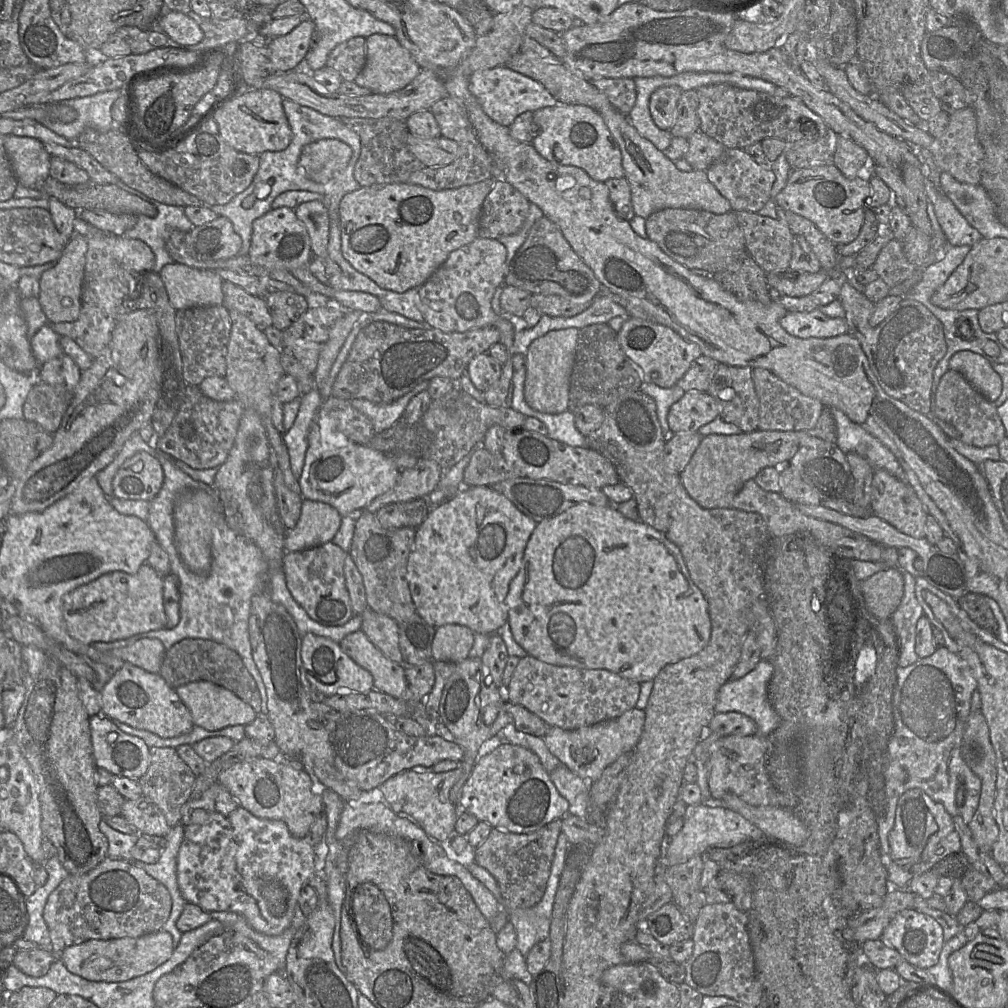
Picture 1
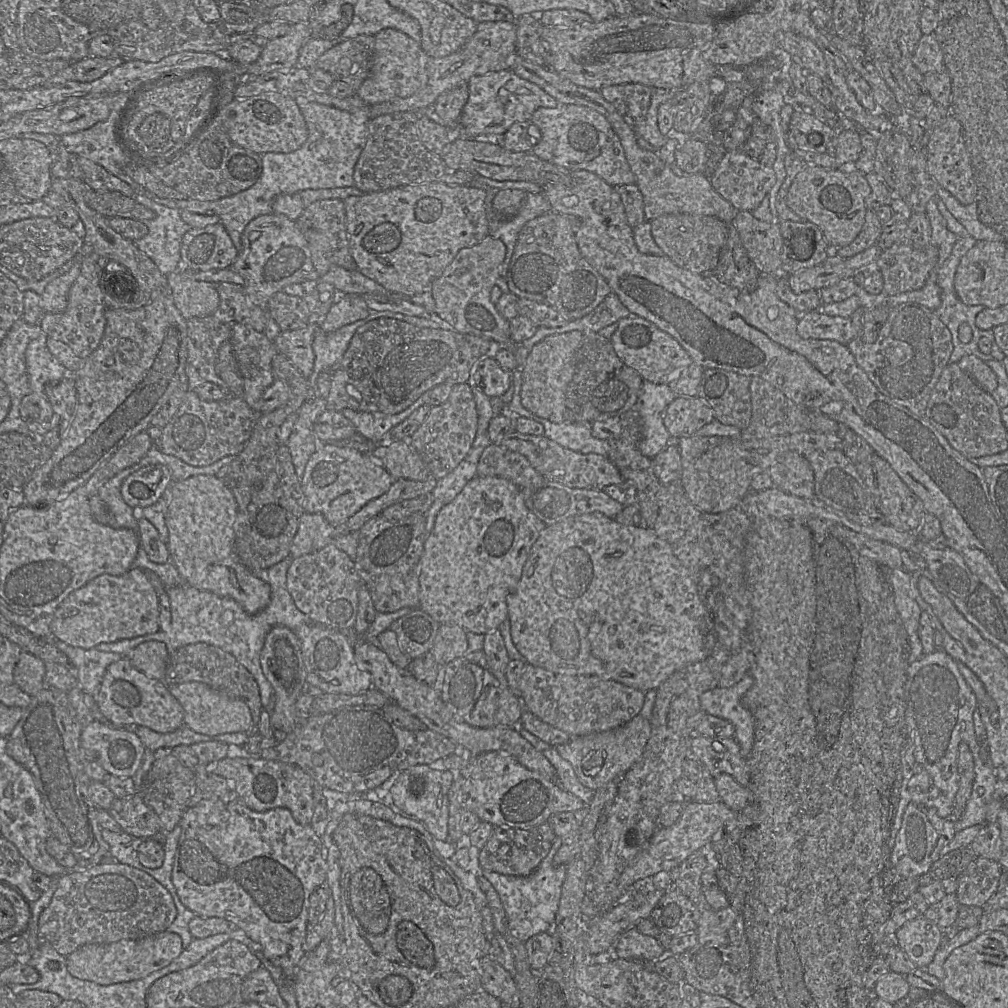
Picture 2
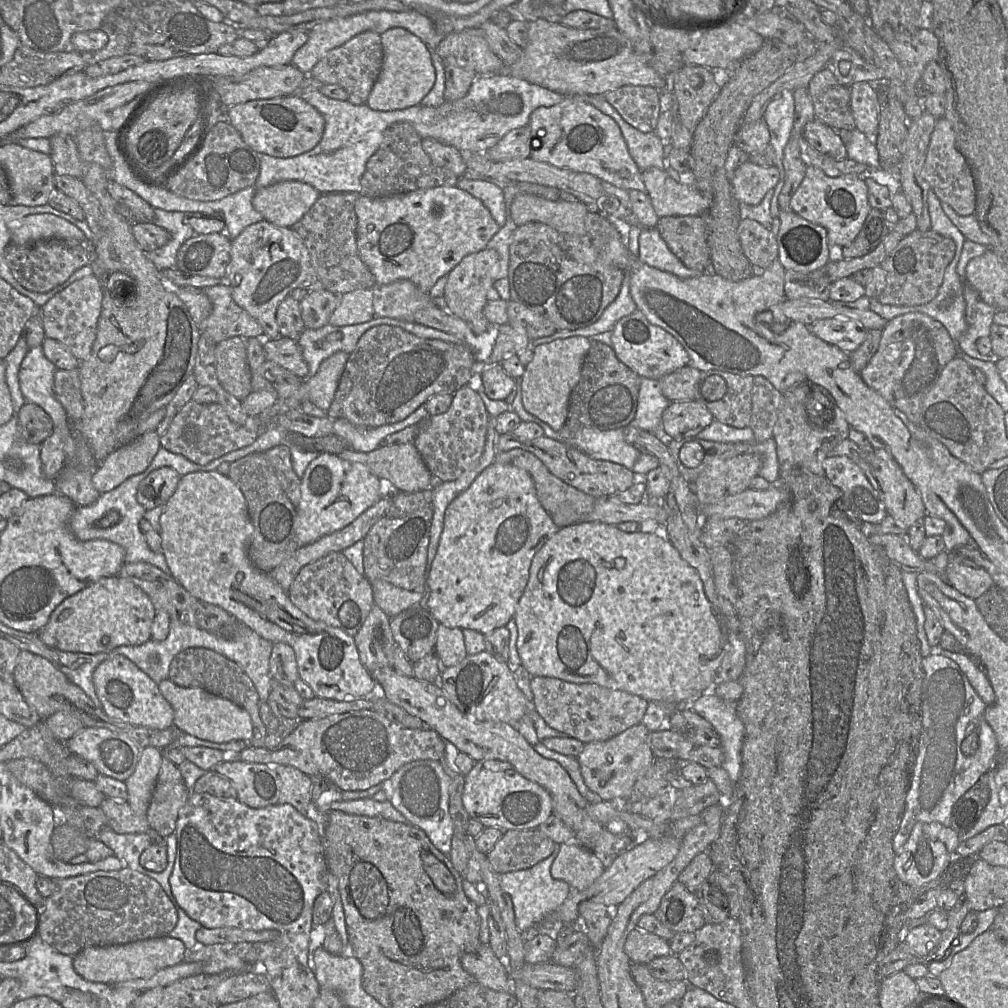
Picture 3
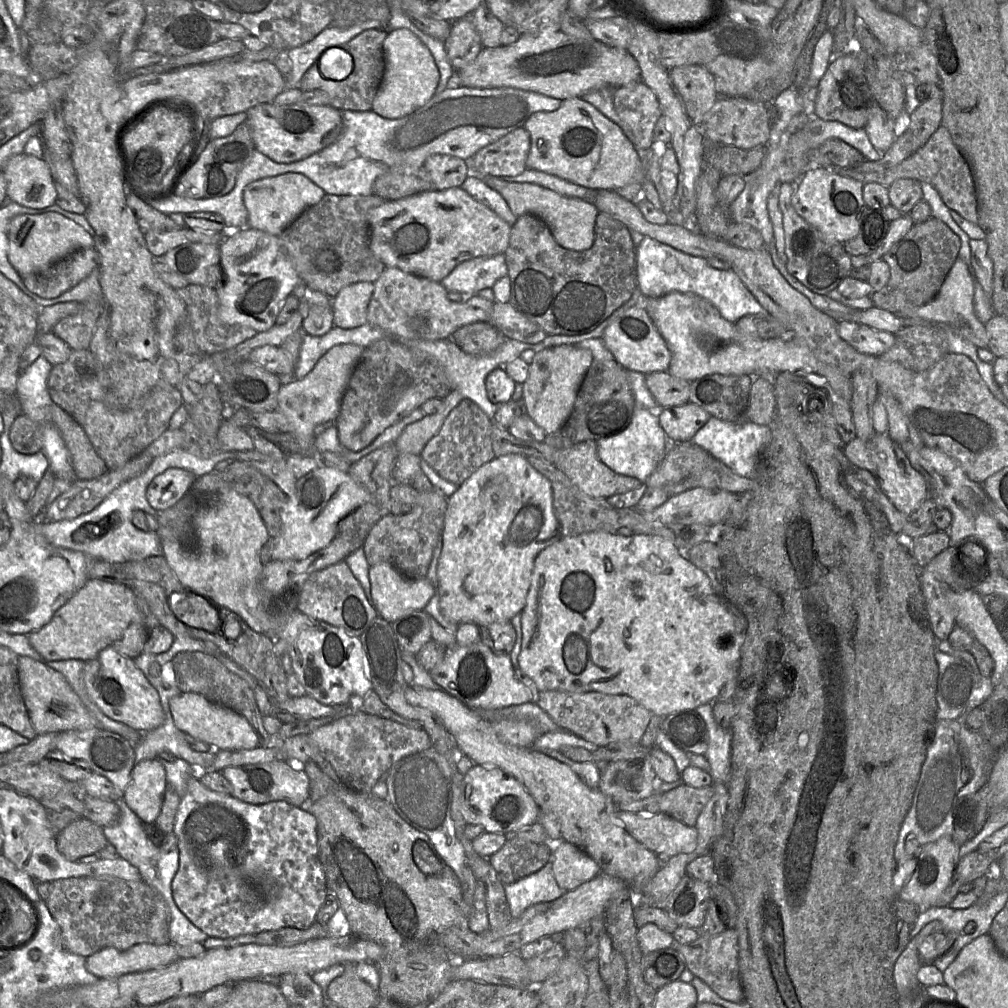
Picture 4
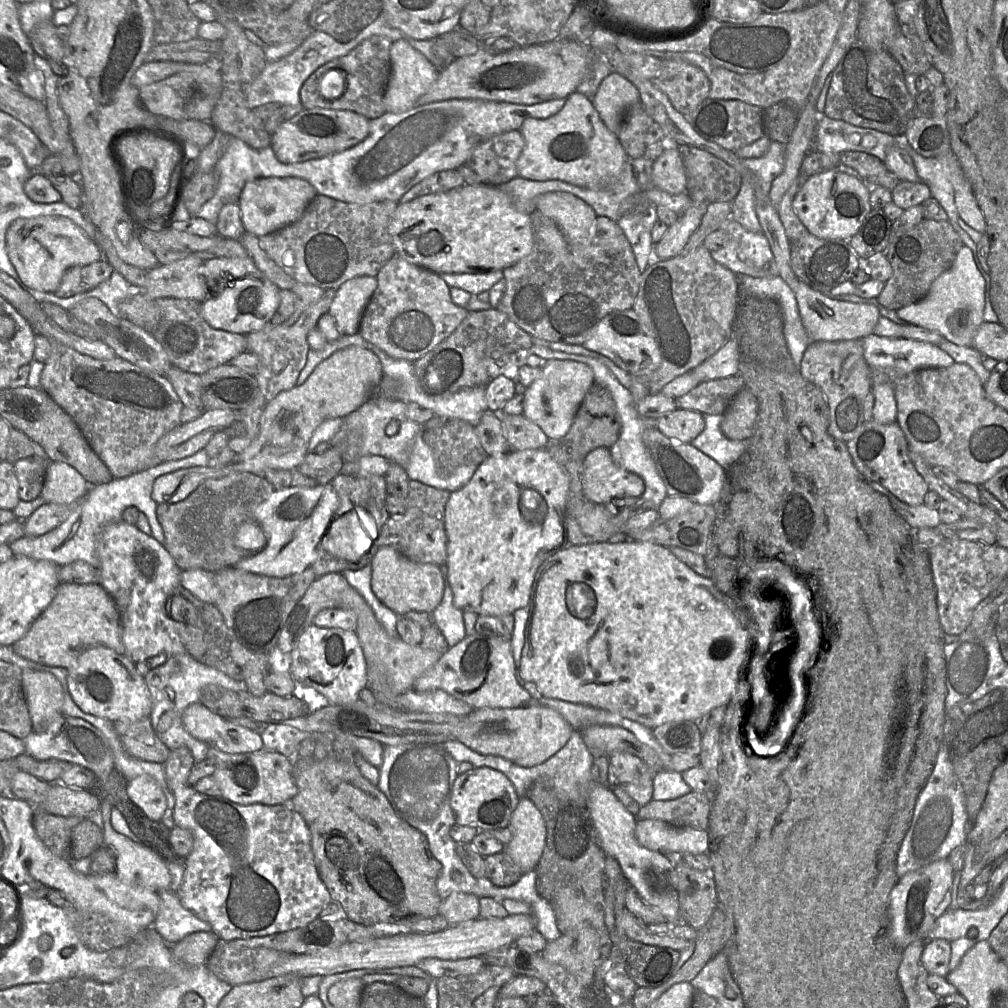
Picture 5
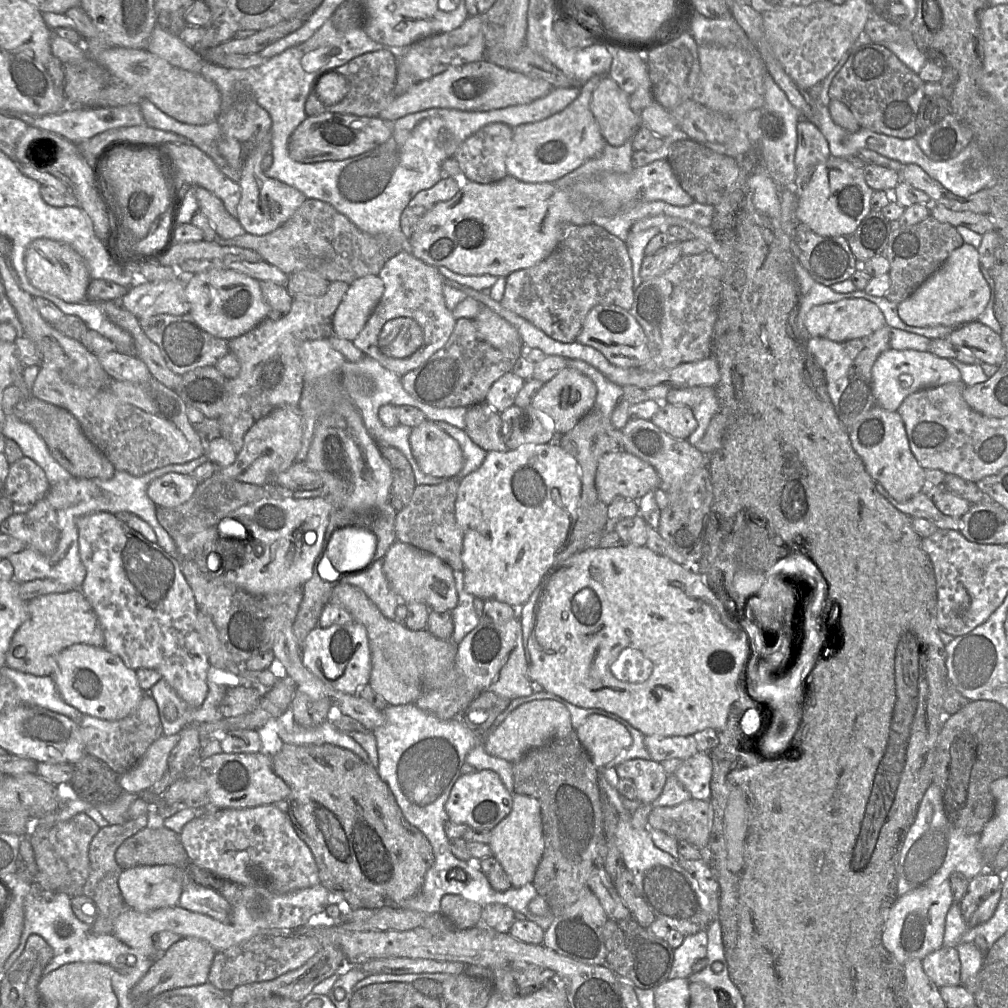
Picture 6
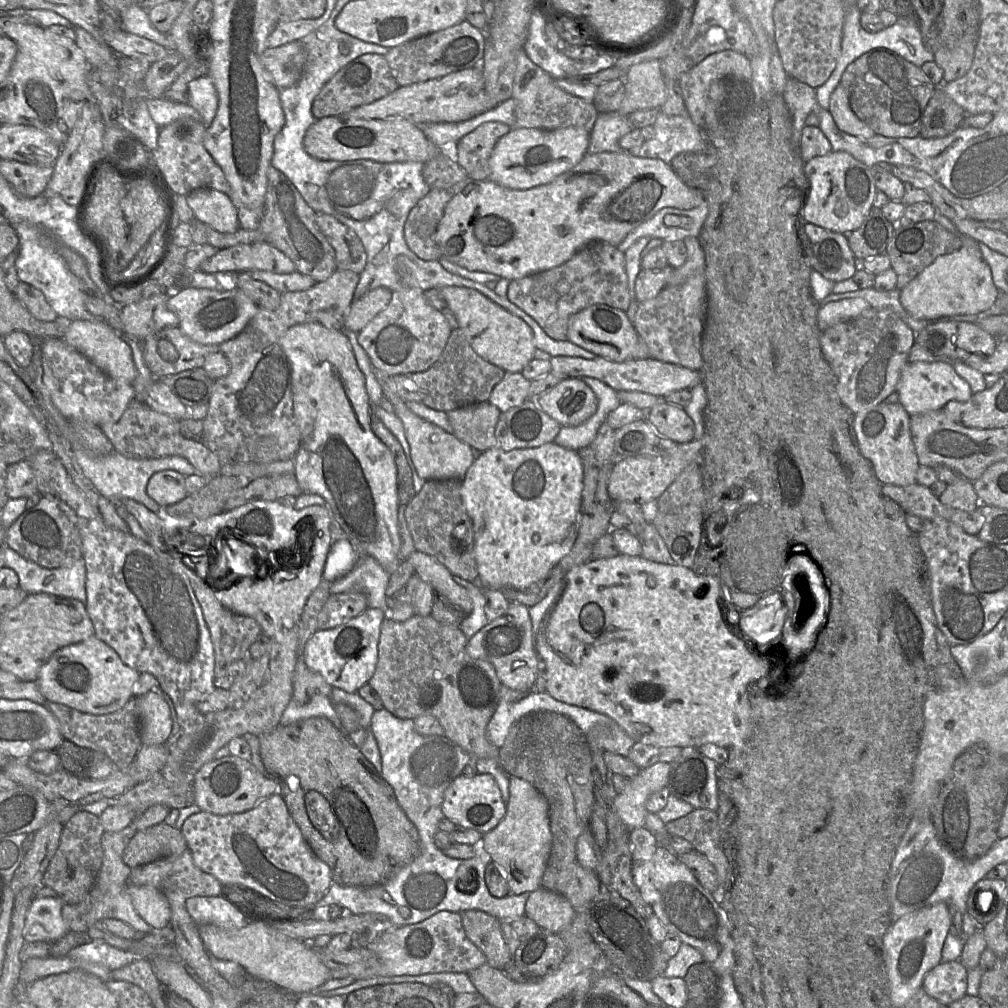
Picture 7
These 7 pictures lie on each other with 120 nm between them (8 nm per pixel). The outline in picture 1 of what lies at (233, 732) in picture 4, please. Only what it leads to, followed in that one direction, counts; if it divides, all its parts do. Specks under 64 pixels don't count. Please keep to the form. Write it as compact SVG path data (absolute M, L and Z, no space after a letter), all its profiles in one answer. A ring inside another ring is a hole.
M208 681L191 682L175 689L189 709L195 726L216 731L228 726L246 726L257 713L231 691Z

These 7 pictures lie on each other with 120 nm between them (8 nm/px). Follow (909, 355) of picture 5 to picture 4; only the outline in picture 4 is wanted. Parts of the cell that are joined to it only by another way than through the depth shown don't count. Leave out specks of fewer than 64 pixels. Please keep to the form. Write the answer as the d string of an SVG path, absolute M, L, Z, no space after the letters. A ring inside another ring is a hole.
M852 321L838 322L838 335L860 353L880 356L895 342L895 335Z

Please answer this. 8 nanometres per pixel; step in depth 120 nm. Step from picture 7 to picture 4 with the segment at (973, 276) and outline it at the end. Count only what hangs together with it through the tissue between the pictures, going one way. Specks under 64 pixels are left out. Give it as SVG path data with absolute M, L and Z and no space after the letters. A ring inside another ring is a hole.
M956 259L934 299L920 307L901 310L896 315L907 322L947 324L955 333L973 343L977 348L988 348L985 324L978 319L974 309L975 282L968 265L961 259Z

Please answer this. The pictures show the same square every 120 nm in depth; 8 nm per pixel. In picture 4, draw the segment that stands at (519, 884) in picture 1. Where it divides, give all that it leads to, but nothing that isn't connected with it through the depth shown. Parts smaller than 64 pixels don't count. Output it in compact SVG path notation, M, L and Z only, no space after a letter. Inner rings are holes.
M507 838L502 848L488 860L500 881L509 885L543 868L550 853L551 849L546 843Z

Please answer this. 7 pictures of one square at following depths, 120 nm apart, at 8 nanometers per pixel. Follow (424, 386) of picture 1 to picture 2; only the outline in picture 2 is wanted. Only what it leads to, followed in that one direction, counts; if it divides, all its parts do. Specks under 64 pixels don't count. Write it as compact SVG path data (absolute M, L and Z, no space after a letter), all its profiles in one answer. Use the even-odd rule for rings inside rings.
M429 390L423 393L412 405L397 414L382 412L359 412L351 409L342 411L354 425L357 433L381 444L389 439L390 431L399 423L408 418L418 407L429 404Z

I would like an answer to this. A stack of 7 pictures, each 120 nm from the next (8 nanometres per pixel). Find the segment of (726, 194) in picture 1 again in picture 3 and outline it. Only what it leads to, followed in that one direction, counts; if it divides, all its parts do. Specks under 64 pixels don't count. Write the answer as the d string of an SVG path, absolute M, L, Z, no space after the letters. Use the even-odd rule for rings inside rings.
M747 160L736 168L730 184L739 203L755 206L778 181L779 170L776 166L763 167Z

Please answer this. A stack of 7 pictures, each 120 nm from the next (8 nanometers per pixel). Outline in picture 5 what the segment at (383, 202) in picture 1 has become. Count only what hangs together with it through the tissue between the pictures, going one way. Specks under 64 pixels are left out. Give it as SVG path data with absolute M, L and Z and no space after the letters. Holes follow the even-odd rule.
M468 185L443 193L428 194L398 203L389 227L395 256L437 274L483 273L504 270L528 255L533 248L533 229L528 214L522 213L510 197L495 185Z

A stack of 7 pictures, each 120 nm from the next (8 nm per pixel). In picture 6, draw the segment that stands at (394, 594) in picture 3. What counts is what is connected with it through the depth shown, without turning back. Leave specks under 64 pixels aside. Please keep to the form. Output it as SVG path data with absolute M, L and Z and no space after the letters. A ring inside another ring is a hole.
M396 541L383 558L383 571L403 604L422 602L438 613L450 613L458 604L454 570L440 558L410 544Z

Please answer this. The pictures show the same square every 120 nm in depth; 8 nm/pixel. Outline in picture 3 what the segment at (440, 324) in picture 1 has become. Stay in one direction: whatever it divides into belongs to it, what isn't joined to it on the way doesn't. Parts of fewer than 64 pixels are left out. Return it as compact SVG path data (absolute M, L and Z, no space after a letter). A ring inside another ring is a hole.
M485 248L464 257L447 275L447 283L444 291L447 311L464 320L475 335L484 333L492 325L484 315L484 307L488 302L487 293L494 287L498 261L498 252L494 249Z

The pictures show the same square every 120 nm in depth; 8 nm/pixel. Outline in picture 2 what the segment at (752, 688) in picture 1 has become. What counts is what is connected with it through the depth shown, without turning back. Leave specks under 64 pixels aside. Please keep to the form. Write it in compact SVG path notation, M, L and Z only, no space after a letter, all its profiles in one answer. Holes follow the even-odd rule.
M751 673L735 685L727 688L717 686L700 696L704 713L728 720L735 726L734 738L740 745L741 754L749 759L754 745L754 717L742 704L742 698L754 683Z

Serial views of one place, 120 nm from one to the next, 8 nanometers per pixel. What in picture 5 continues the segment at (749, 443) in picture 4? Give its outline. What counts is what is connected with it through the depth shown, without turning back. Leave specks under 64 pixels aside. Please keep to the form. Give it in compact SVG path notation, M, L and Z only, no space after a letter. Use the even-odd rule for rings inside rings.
M704 415L705 429L690 444L729 469L748 448L749 439L731 440L721 431L723 415Z

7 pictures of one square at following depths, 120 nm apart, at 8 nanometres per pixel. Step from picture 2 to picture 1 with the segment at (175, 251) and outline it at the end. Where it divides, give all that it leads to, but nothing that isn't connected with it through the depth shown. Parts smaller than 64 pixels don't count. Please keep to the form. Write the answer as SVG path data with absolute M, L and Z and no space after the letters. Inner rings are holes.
M119 180L115 185L156 207L157 215L155 217L137 215L135 226L127 230L124 236L129 239L141 240L150 247L155 255L153 271L160 273L165 265L174 262L166 250L166 241L169 233L174 229L188 232L194 224L185 215L184 207L160 203L130 188Z

